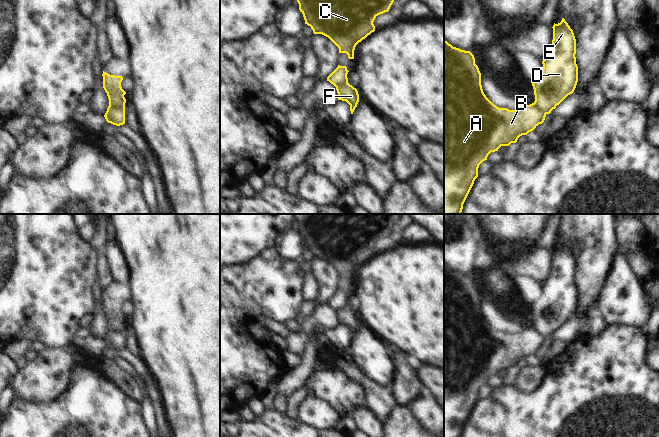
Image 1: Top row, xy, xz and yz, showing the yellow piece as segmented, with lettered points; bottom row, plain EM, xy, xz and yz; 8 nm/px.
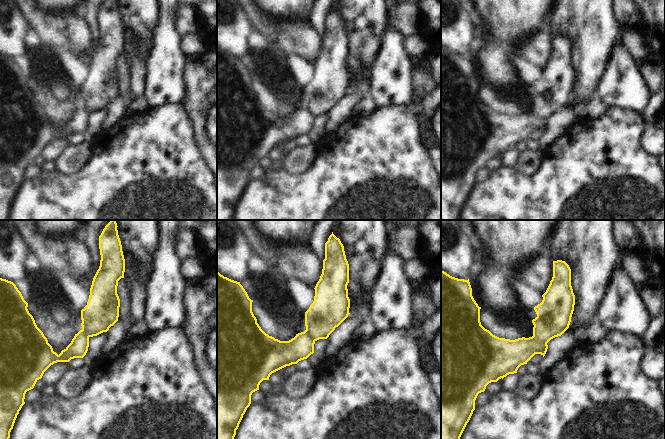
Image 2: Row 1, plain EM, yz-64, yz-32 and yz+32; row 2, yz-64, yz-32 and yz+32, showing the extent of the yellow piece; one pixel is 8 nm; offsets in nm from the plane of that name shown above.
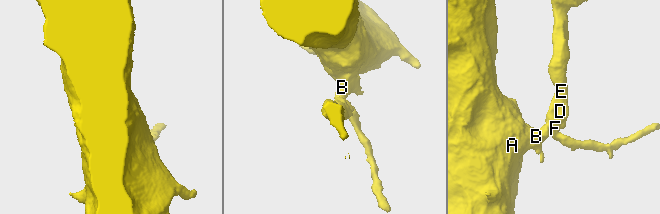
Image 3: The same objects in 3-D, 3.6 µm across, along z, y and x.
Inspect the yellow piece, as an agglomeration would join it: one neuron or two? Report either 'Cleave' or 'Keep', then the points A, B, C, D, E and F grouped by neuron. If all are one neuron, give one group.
Cleave. Groups: A B C / D E F

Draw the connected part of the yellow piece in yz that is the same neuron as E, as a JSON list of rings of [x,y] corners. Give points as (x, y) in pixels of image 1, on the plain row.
[[[562,242],[561,246],[553,249],[553,264],[551,273],[542,285],[542,296],[532,307],[535,328],[539,335],[550,338],[568,319],[572,318],[578,306],[578,290],[576,288],[576,263],[573,254]]]

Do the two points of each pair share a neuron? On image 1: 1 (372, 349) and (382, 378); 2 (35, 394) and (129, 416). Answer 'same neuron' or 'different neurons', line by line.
1: same neuron
2: different neurons

